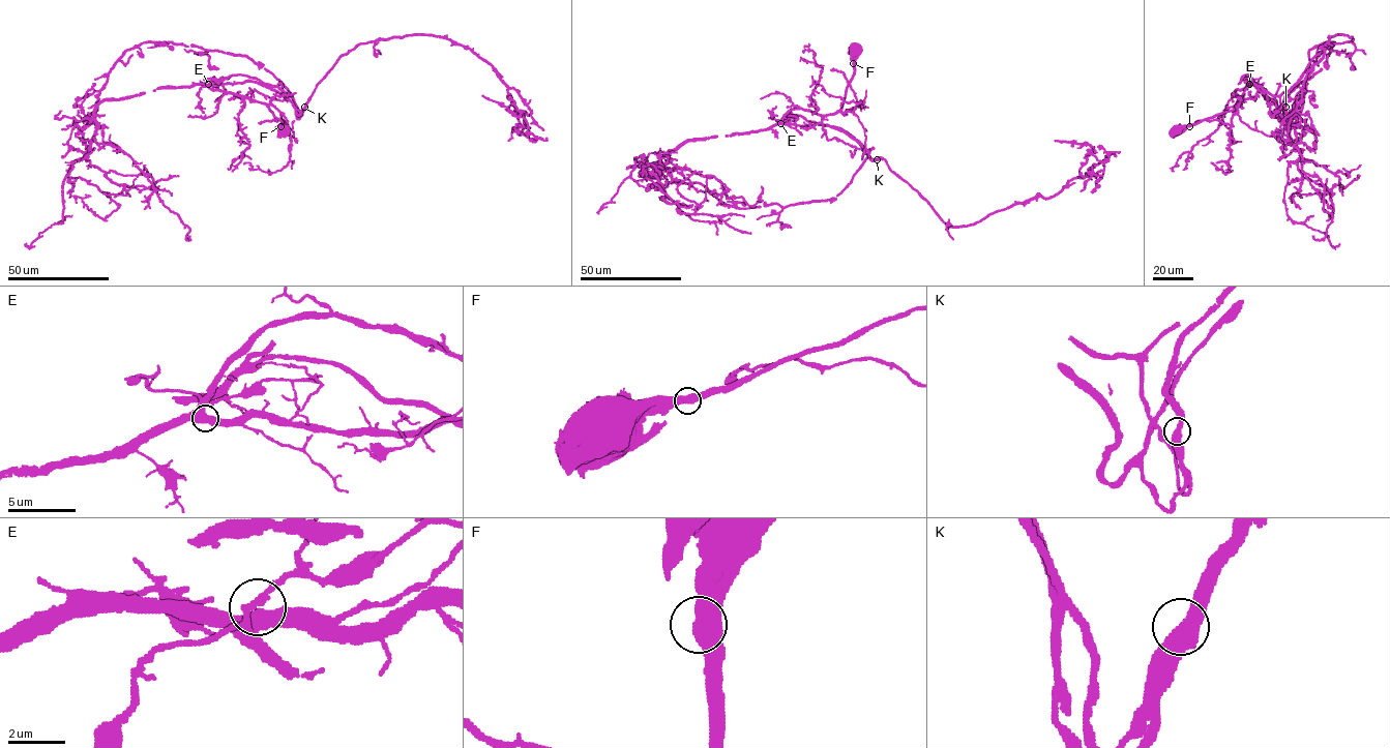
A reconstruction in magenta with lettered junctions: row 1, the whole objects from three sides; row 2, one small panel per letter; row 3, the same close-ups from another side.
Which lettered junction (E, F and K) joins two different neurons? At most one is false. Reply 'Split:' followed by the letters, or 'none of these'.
Split: K

